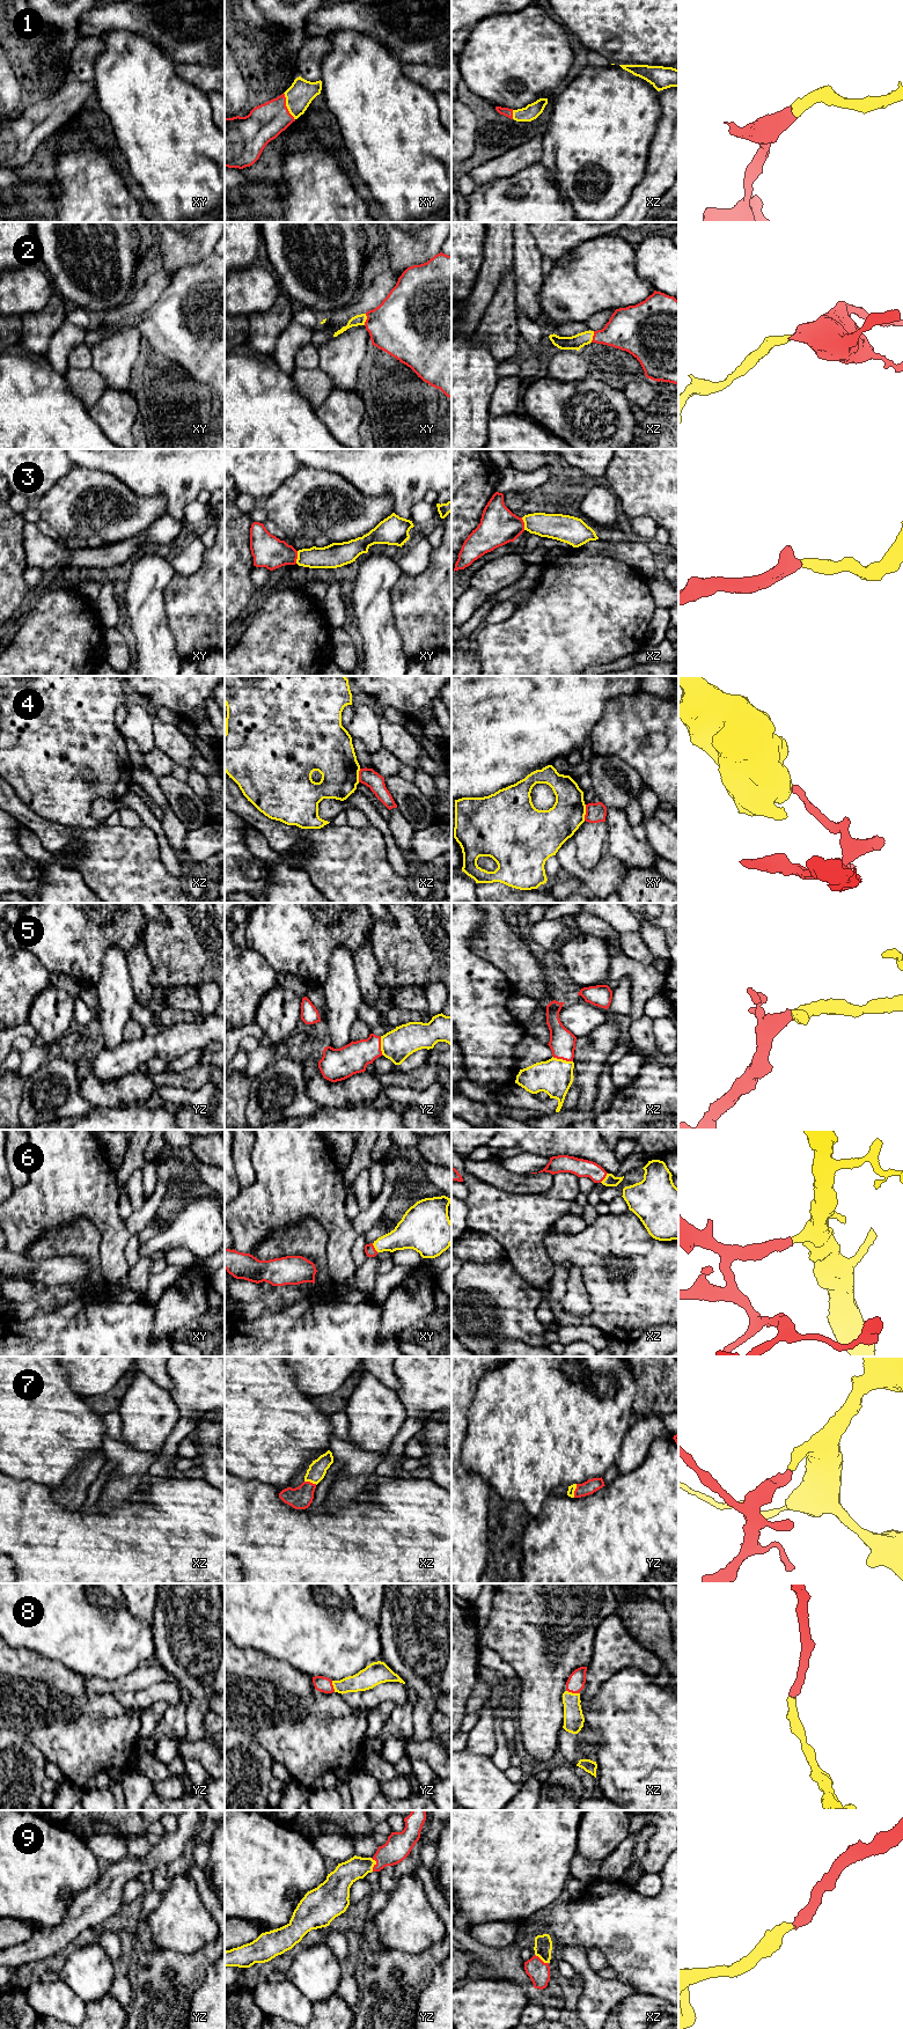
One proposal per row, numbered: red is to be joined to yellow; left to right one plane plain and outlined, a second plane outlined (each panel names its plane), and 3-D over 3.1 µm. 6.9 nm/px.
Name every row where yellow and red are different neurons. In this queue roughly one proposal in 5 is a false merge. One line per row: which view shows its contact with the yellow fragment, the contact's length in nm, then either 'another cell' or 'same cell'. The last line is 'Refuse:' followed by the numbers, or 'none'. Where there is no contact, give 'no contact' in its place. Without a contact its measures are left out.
1: xy | 200 nm | same cell
2: xy | 80 nm | same cell
3: xy | 90 nm | same cell
4: xy | 110 nm | another cell
5: xz | 150 nm | same cell
6: xz | 90 nm | same cell
7: yz | 100 nm | same cell
8: xz | 100 nm | same cell
9: yz | 100 nm | same cell
Refuse: 4

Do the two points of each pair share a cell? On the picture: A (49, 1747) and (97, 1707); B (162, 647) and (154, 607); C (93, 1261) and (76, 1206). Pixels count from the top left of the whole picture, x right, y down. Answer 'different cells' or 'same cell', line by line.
A: different cells
B: same cell
C: different cells

